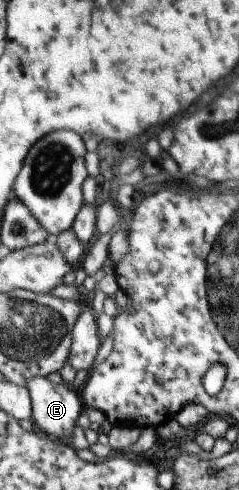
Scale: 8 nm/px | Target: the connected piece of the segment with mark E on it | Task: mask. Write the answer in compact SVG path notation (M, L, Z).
M48 376L34 377L28 389L33 403L32 420L40 429L58 439L74 437L78 417L86 410L78 393L65 382L55 383Z

